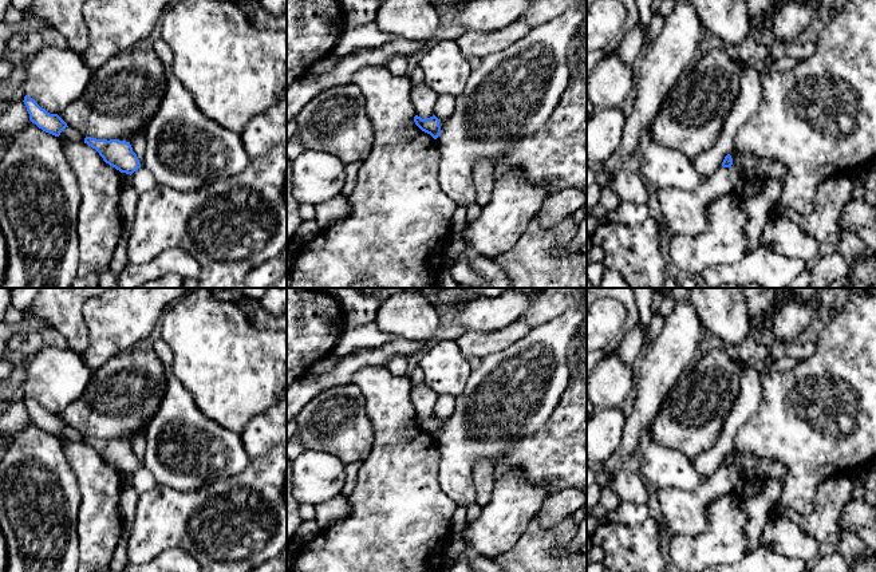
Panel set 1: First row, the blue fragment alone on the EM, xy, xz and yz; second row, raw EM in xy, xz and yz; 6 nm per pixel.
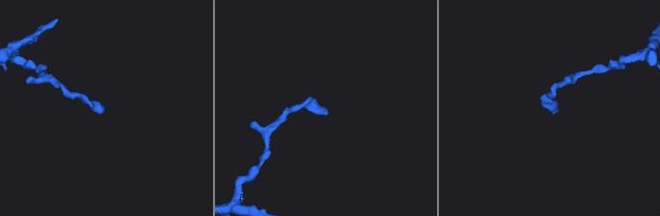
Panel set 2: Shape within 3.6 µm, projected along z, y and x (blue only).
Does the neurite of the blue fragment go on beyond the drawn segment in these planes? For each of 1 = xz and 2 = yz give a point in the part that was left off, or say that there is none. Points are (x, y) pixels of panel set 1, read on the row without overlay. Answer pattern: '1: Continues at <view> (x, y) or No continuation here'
1: No continuation here
2: No continuation here

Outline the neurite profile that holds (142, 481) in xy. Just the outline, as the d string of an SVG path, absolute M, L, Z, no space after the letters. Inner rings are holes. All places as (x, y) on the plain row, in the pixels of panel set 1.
M141 466L137 472L131 474L130 486L141 496L151 490L157 485L151 473Z

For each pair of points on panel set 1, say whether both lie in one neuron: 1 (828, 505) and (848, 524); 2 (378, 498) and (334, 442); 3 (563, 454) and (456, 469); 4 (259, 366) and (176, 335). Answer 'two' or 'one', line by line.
1: two
2: two
3: two
4: one

